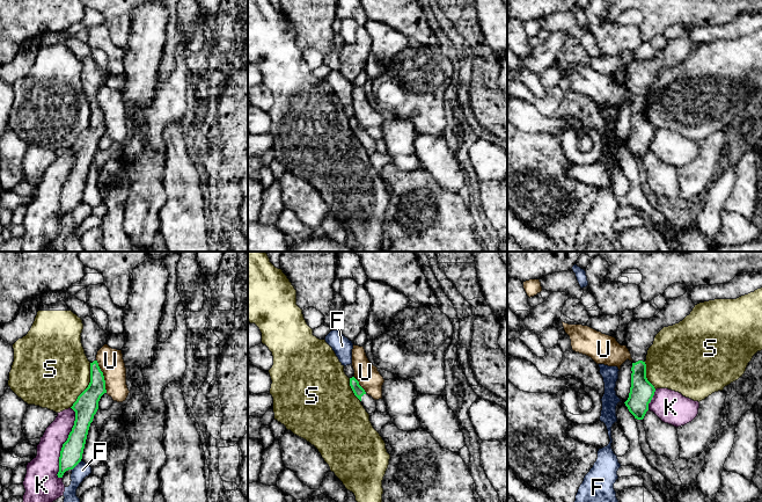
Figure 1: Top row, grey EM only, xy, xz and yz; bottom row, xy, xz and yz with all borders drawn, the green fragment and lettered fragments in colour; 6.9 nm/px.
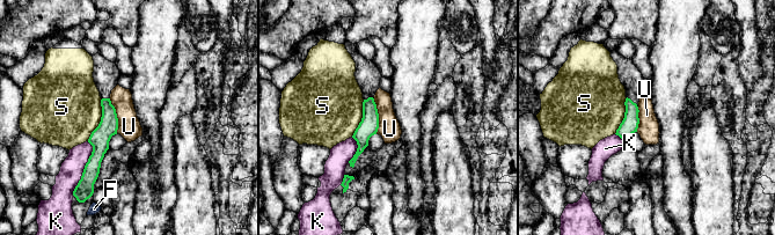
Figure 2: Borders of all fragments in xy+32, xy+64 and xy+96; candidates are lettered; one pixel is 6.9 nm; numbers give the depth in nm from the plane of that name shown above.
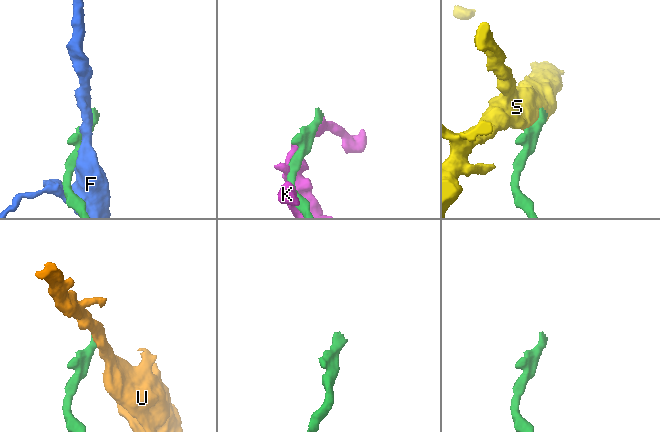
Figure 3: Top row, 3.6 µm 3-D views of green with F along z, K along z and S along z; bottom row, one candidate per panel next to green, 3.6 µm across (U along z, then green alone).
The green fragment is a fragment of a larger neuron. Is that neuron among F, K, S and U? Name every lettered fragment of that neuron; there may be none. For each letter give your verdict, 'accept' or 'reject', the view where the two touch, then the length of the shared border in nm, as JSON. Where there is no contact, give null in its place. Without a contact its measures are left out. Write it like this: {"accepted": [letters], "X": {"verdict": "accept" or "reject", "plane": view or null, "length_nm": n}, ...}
{"accepted": [], "F": {"verdict": "reject", "plane": "xy", "length_nm": 100}, "K": {"verdict": "reject", "plane": "xy", "length_nm": 500}, "S": {"verdict": "reject", "plane": "xy", "length_nm": 340}, "U": {"verdict": "reject", "plane": "xy", "length_nm": 240}}

